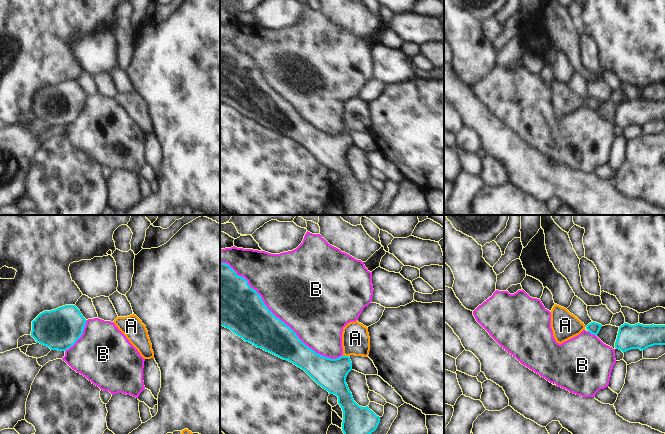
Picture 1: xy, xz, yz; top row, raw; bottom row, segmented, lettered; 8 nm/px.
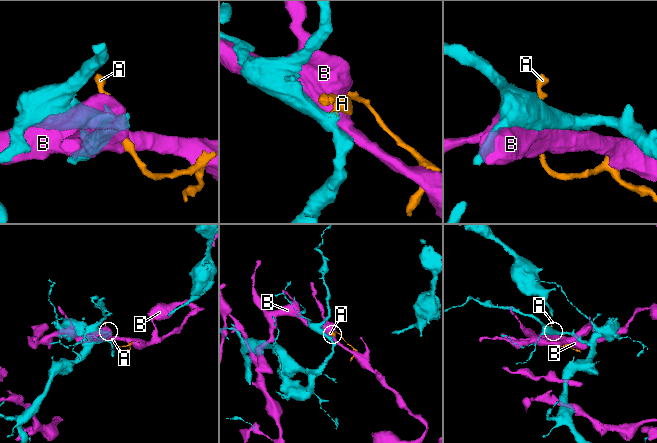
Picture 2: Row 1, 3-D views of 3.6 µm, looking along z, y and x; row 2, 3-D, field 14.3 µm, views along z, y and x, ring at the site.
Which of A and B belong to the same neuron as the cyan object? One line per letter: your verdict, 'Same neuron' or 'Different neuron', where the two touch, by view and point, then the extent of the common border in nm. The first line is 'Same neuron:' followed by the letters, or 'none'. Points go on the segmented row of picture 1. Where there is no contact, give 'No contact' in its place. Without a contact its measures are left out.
Same neuron: A
A: Same neuron. Touches cyan at xz (344, 355). Shared border 50 nm
B: Different neuron. Touches cyan at xz (278, 318). Shared border 1250 nm.

